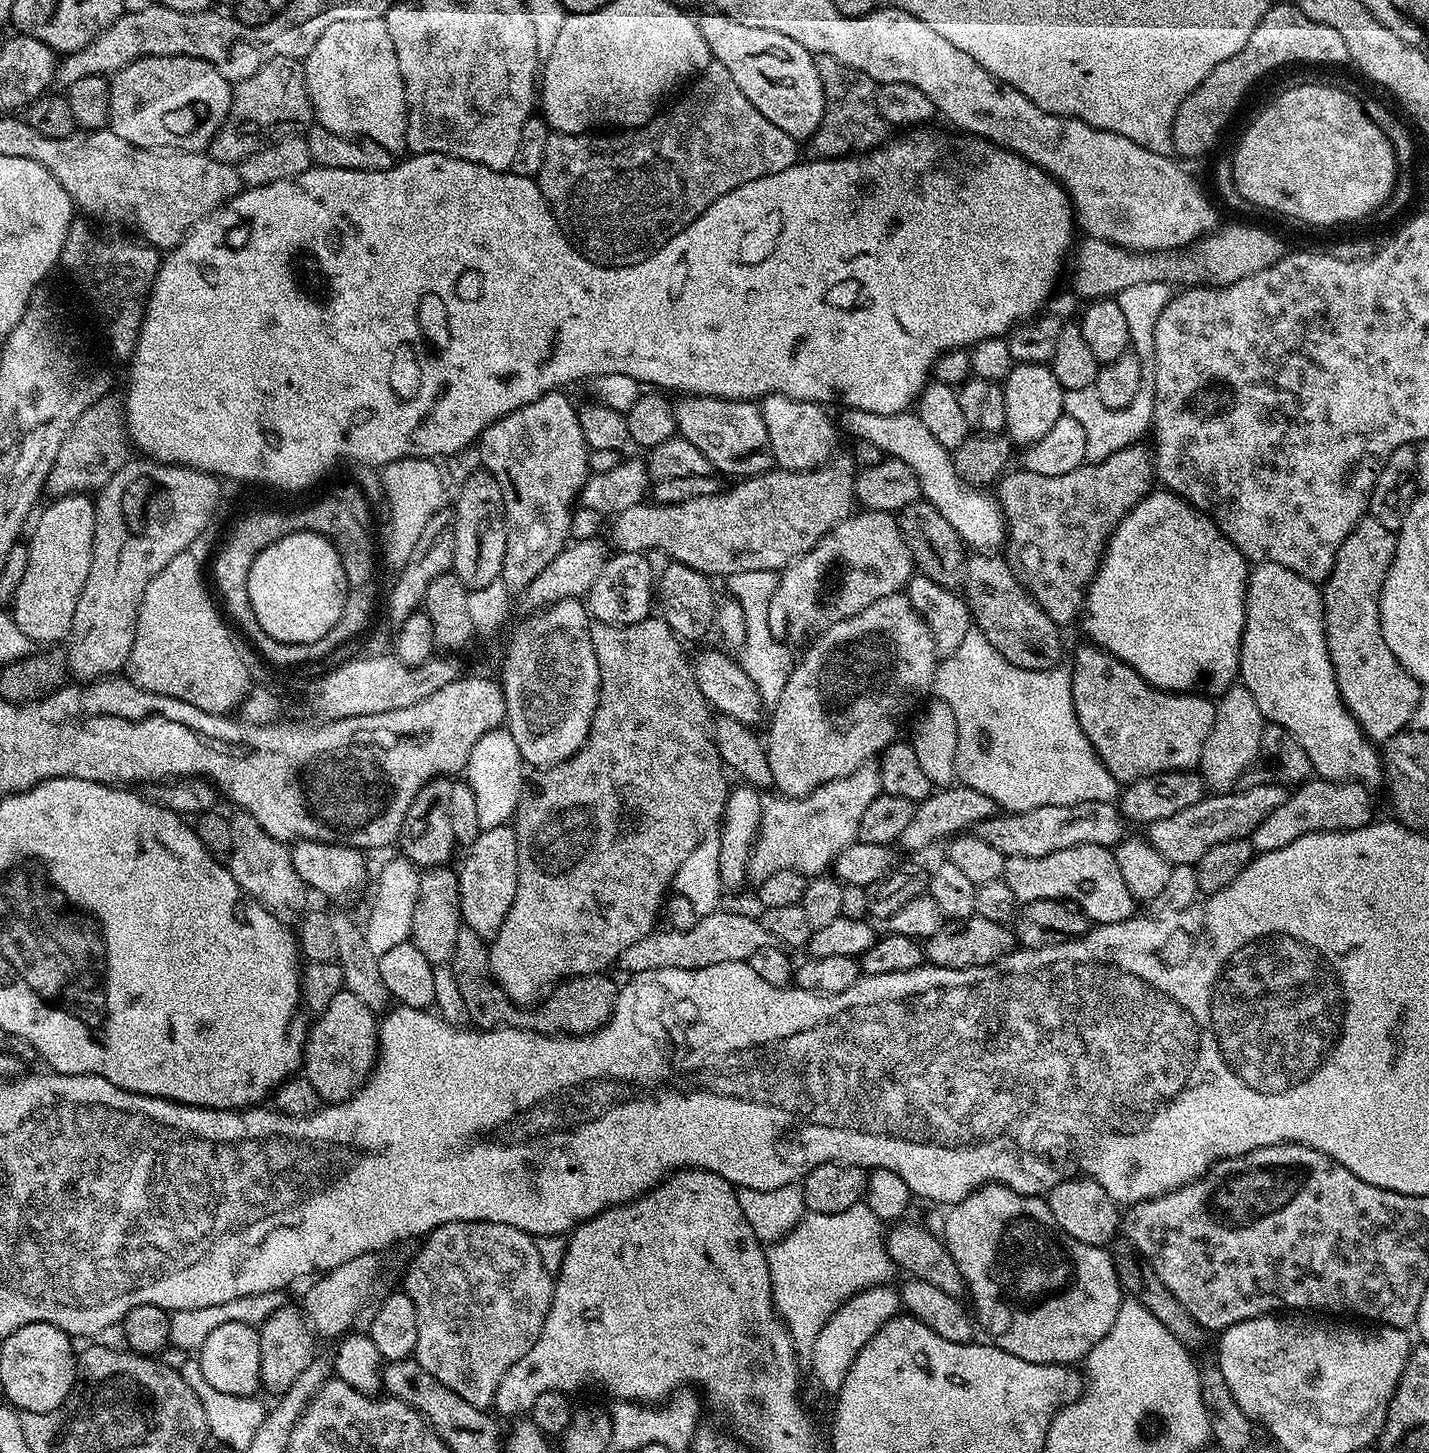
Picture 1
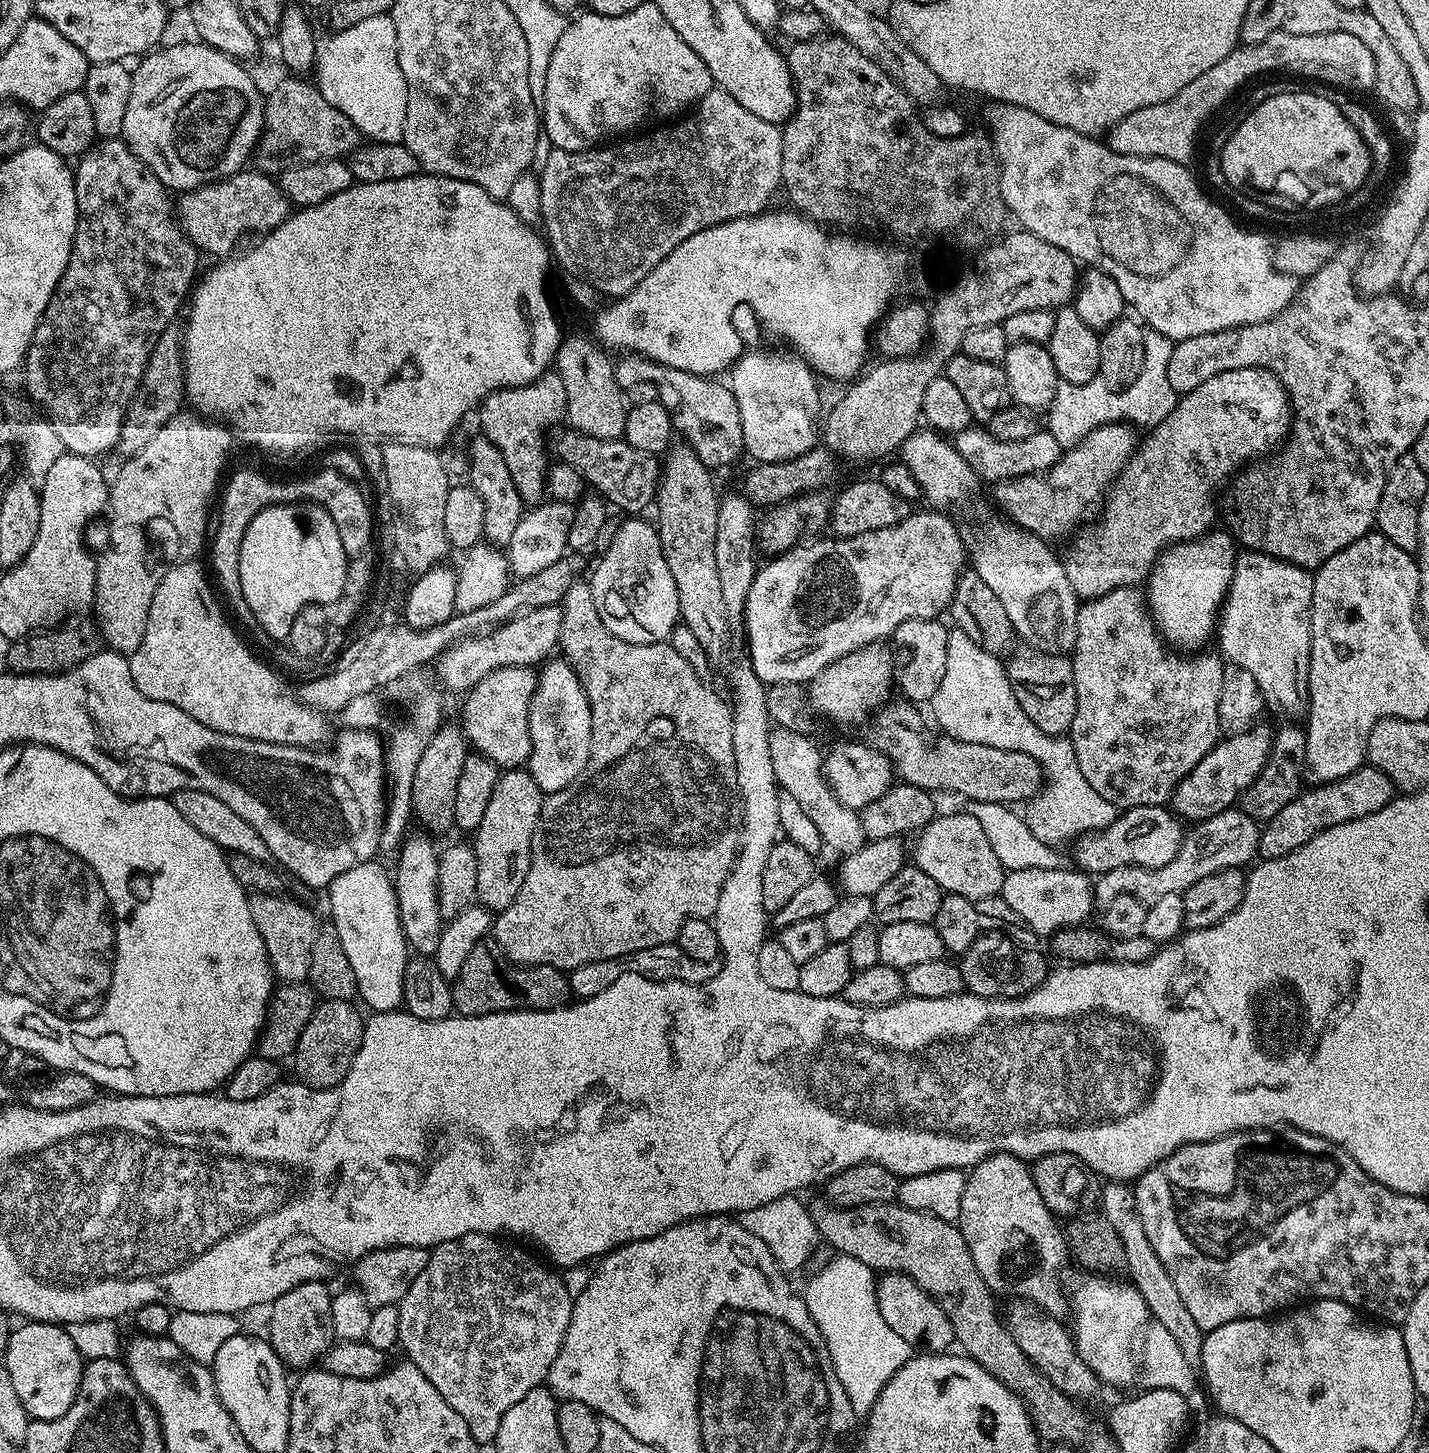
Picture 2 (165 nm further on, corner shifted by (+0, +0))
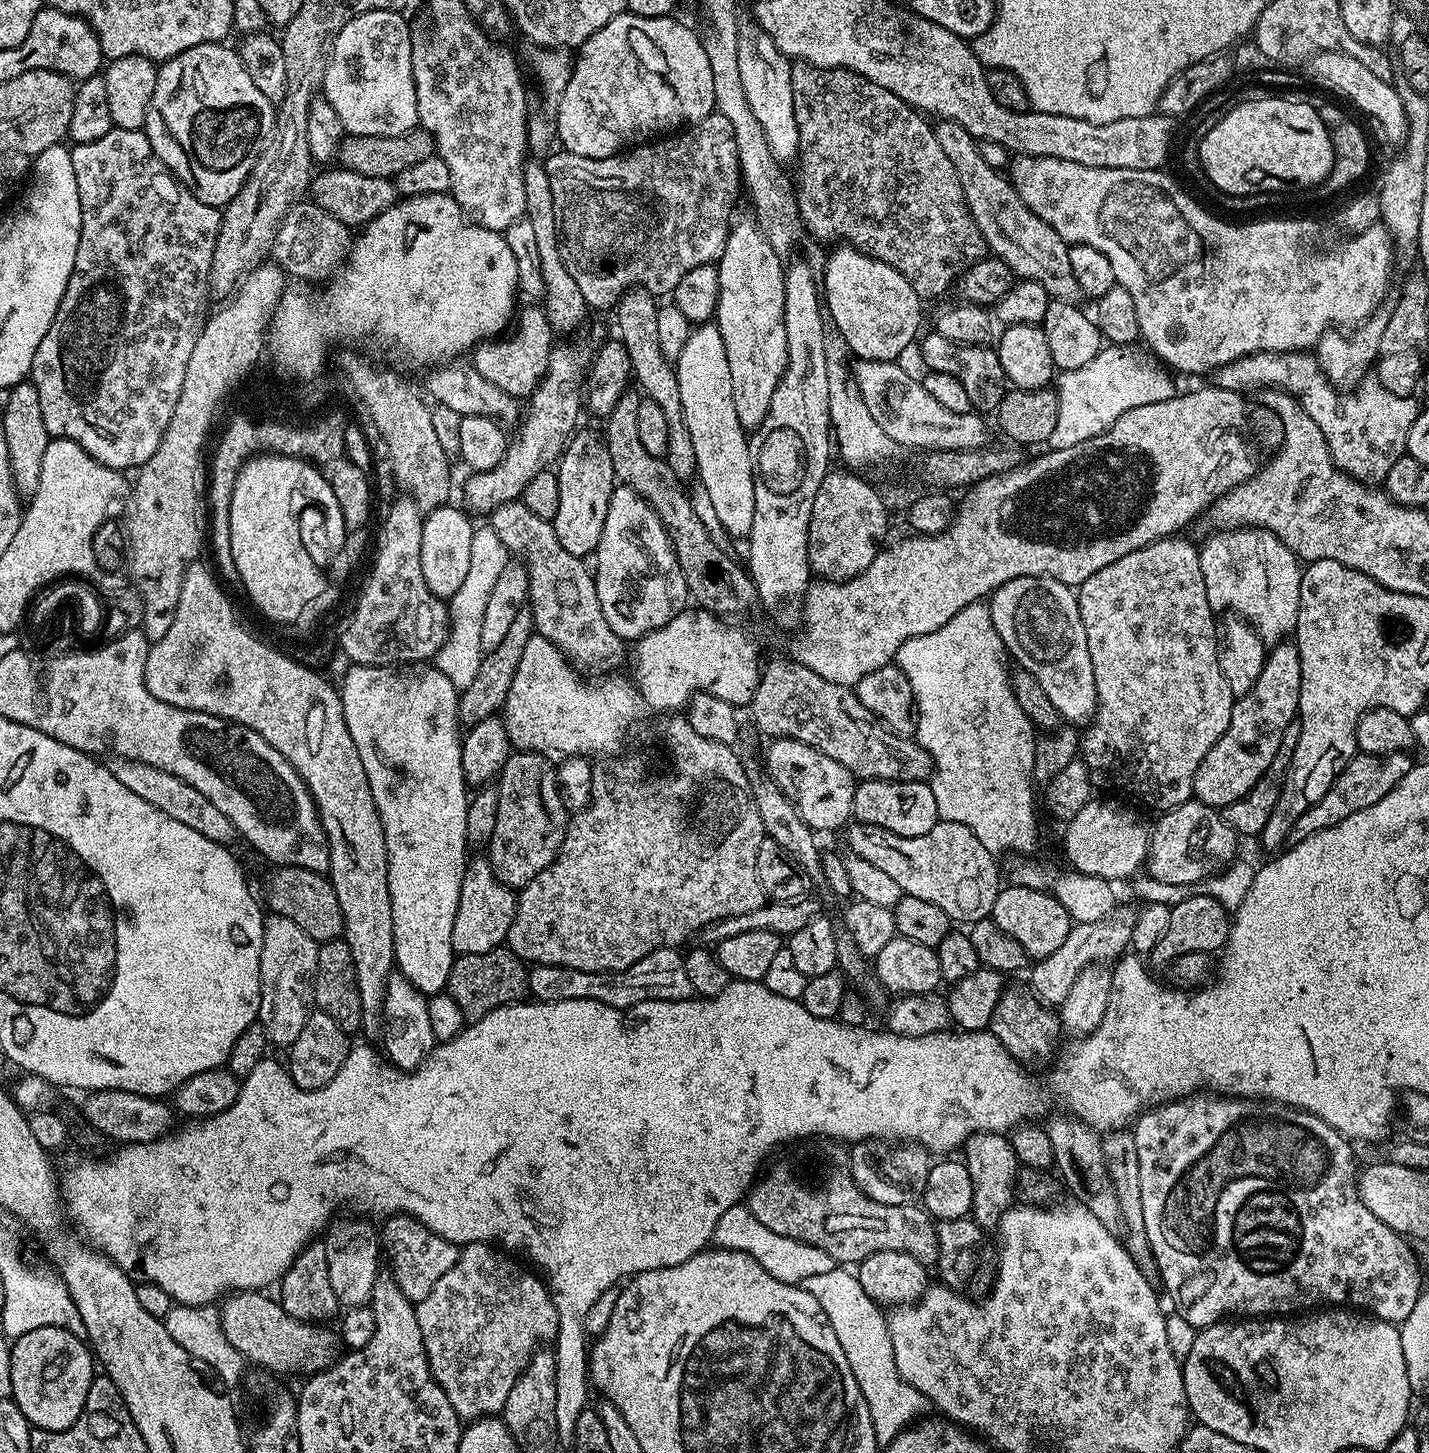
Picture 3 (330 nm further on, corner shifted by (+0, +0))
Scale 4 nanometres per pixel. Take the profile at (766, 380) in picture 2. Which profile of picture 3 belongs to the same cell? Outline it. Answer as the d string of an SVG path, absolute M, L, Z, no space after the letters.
M733 219L728 230L726 246L722 250L716 273L718 274L718 298L714 322L722 334L726 346L726 362L730 362L730 382L734 390L734 410L738 410L738 422L745 430L755 430L766 418L770 398L786 370L786 322L784 321L784 274L786 264L776 253L774 246L764 237L755 219Z

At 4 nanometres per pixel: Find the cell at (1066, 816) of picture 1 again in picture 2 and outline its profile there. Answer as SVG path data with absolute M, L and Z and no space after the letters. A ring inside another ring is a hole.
M1134 806L1125 808L1110 826L1083 833L1076 844L1075 867L1085 874L1118 870L1118 866L1161 868L1178 854L1186 828L1179 816L1167 807ZM1093 872L1093 873L1092 873Z

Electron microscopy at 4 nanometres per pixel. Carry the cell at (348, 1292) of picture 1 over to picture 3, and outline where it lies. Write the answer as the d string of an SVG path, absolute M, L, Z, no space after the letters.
M389 1216L383 1224L382 1252L386 1257L387 1267L388 1264L392 1267L389 1268L390 1275L394 1282L398 1282L398 1290L402 1290L402 1294L406 1294L406 1298L410 1298L413 1304L422 1302L422 1298L426 1298L426 1294L434 1290L438 1278L442 1278L442 1274L446 1274L446 1270L454 1266L460 1248L446 1238L434 1234L434 1230L422 1226L422 1222L412 1216Z

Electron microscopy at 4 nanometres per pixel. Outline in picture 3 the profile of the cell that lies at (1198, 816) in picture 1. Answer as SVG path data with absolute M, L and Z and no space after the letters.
M1116 906L1100 921L1089 924L1073 923L1070 934L1066 934L1066 942L1062 942L1062 946L1058 946L1054 954L1037 960L1031 965L1030 987L1043 1003L1049 1006L1059 1006L1066 998L1066 994L1070 994L1070 988L1074 986L1074 980L1082 974L1082 970L1086 970L1092 964L1115 961L1123 954L1124 948L1126 952L1132 942L1132 931L1137 913L1135 907L1130 907Z

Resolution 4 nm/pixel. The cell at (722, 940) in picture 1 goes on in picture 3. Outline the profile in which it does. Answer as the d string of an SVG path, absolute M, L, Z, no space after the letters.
M675 948L654 950L621 972L583 972L538 964L528 968L528 991L540 1002L597 1000L615 1008L629 1008L647 1000L687 1000L693 995L683 955Z

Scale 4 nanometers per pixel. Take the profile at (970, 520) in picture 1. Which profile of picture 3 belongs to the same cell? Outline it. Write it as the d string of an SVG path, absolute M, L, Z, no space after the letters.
M1019 576L992 593L990 611L994 630L1000 635L1007 655L1012 655L1019 667L1038 678L1042 690L1046 690L1046 698L1054 702L1061 721L1072 726L1091 724L1098 690L1076 592L1052 576Z

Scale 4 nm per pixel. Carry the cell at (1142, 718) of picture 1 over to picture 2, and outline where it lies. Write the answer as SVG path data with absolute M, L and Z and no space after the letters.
M1139 587L1115 588L1108 594L1102 594L1093 600L1083 601L1076 610L1076 637L1070 653L1072 673L1074 674L1074 690L1076 691L1076 709L1074 722L1070 729L1072 749L1078 758L1078 767L1082 769L1082 778L1106 798L1117 810L1133 808L1134 806L1167 805L1176 793L1178 782L1206 758L1206 754L1221 739L1220 715L1218 714L1218 698L1222 698L1222 674L1226 667L1225 661L1215 651L1201 651L1199 654L1181 654L1164 643L1163 636L1156 630L1156 623L1152 621L1146 596Z

